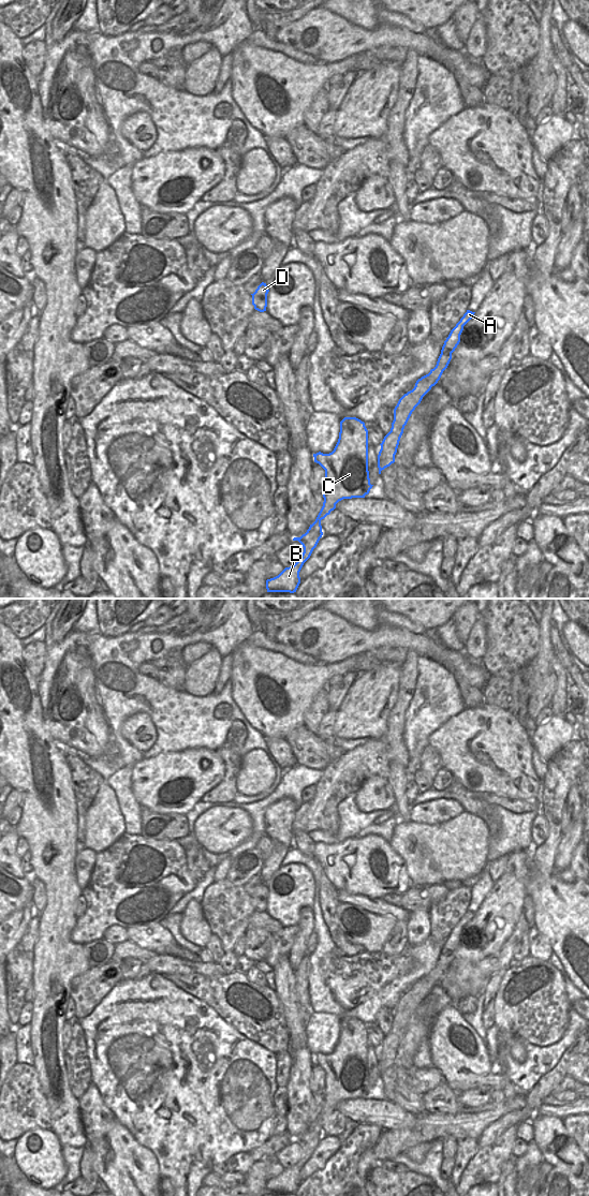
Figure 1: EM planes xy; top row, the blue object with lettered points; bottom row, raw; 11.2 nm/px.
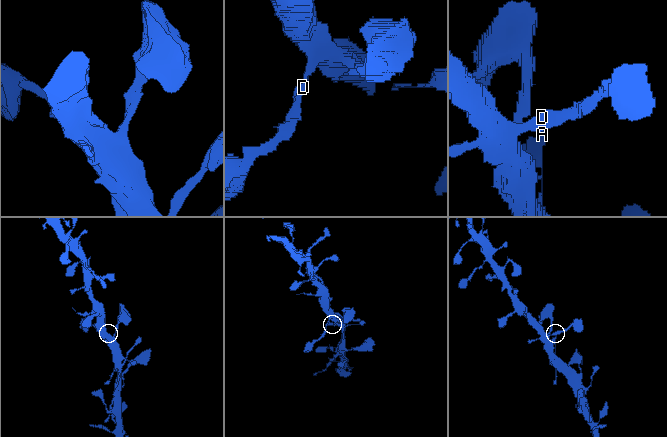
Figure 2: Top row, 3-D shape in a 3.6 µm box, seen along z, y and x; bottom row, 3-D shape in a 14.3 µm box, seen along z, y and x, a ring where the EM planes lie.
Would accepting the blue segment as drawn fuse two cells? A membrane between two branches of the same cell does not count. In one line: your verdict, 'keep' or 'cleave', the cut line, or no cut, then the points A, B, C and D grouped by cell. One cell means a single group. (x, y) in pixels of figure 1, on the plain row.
keep; cut none; groups A B C D

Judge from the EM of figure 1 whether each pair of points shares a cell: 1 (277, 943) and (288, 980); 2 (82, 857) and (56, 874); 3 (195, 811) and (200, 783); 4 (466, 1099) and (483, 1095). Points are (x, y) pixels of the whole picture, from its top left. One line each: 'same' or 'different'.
1: different
2: different
3: different
4: same

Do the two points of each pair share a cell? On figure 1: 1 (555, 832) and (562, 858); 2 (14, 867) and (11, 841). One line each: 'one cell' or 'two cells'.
1: two cells
2: one cell

